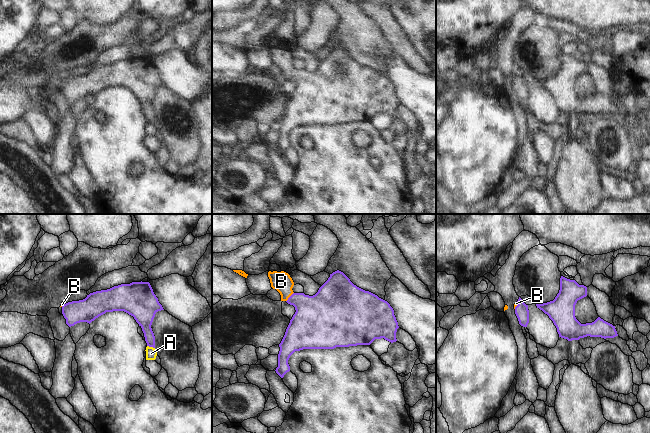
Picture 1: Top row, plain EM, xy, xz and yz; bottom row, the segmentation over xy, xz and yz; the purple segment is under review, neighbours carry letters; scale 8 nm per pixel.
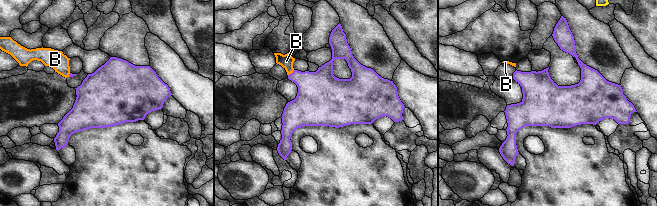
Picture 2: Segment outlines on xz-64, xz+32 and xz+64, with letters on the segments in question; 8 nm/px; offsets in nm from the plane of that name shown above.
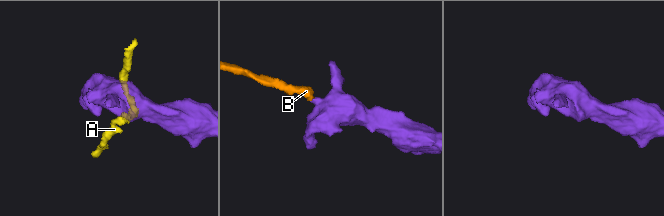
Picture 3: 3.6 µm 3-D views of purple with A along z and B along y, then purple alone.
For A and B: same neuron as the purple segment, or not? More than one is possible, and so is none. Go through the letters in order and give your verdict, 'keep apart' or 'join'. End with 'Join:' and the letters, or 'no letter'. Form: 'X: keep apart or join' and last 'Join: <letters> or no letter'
A: keep apart
B: join
Join: B

